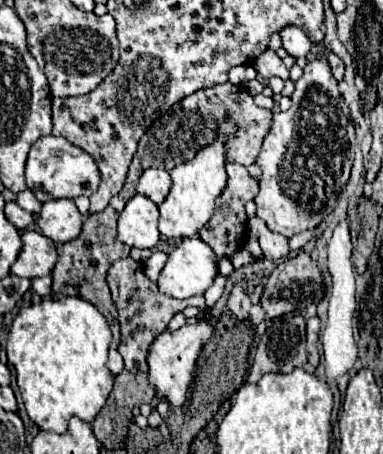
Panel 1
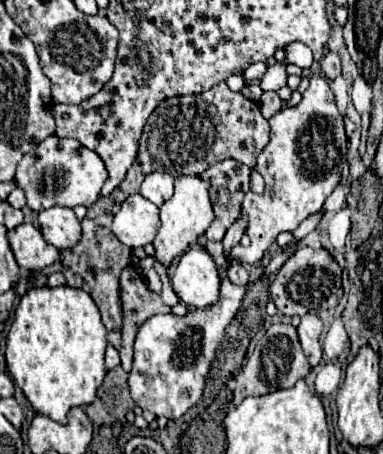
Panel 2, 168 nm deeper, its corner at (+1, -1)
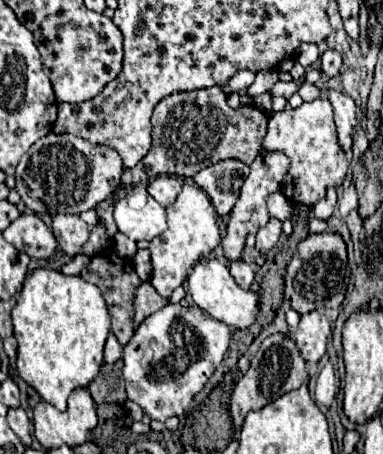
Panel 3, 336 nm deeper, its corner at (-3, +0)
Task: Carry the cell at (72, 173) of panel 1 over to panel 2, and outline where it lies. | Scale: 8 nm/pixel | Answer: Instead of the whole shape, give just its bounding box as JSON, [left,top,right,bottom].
[16,135,108,211]

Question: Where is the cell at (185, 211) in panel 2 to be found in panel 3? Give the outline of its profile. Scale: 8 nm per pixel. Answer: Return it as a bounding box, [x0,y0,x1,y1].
[150,186,220,298]

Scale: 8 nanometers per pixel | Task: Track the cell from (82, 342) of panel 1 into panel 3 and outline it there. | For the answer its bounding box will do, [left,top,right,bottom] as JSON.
[12,268,110,410]

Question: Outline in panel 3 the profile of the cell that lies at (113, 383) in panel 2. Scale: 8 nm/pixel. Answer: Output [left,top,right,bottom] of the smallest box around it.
[88,360,126,404]

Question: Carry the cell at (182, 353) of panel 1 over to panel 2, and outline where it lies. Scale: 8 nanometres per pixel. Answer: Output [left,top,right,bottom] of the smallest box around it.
[128,279,246,419]

